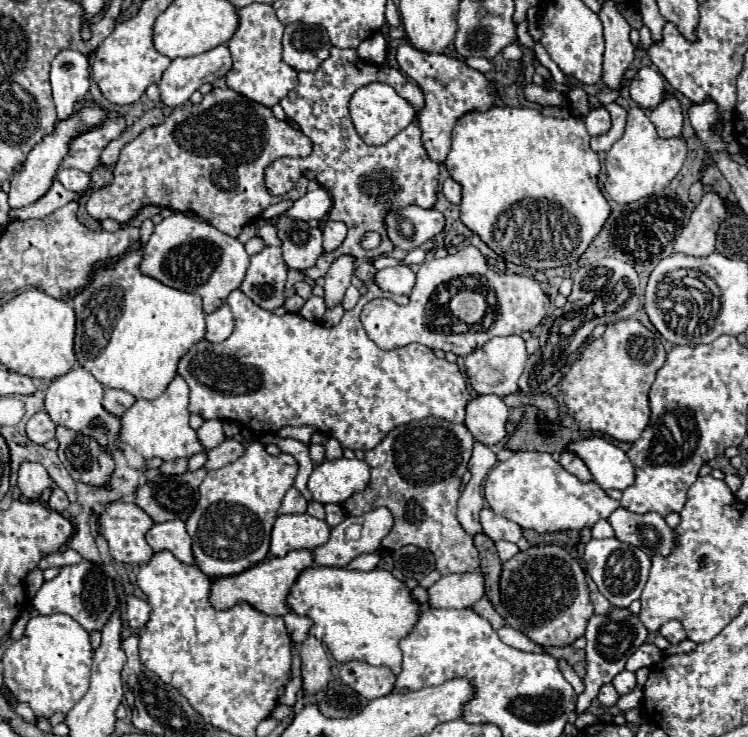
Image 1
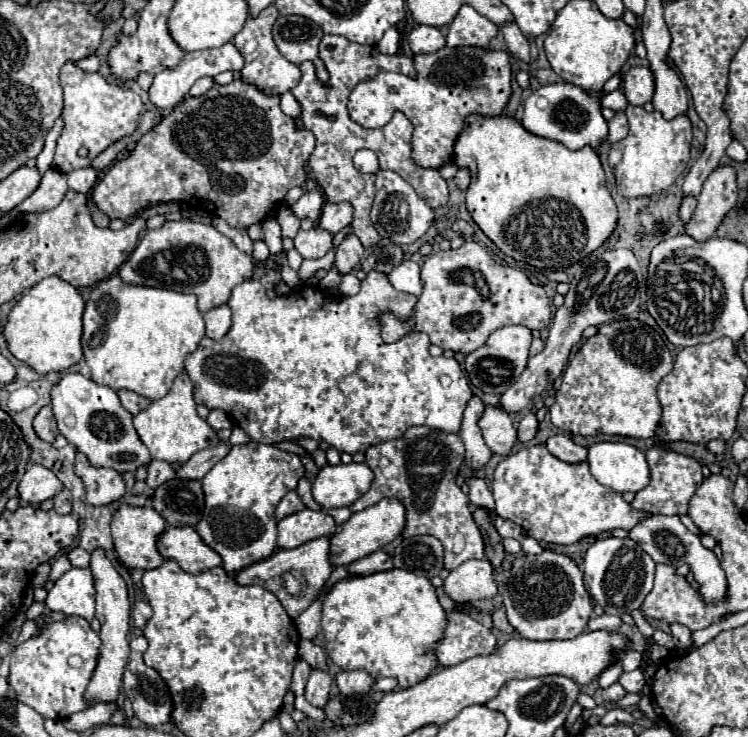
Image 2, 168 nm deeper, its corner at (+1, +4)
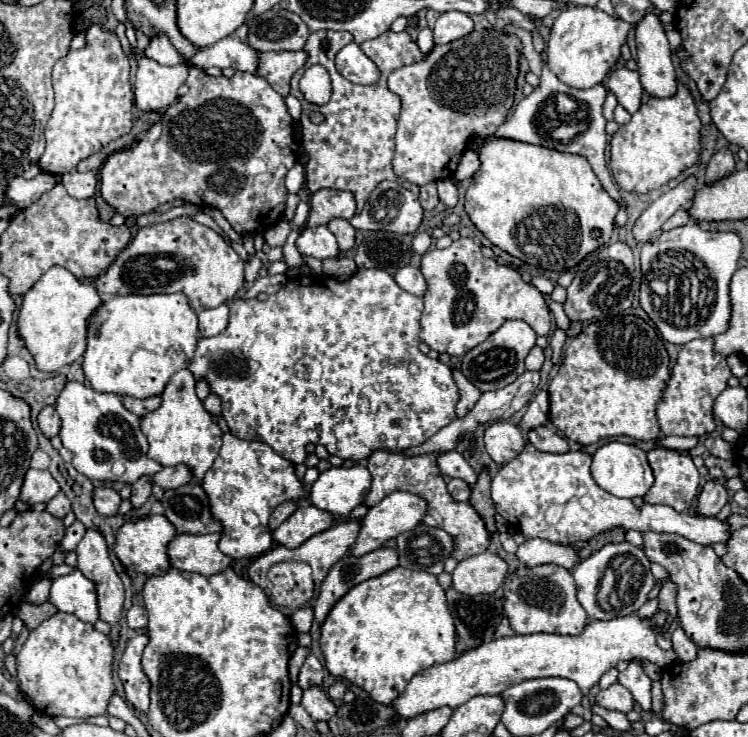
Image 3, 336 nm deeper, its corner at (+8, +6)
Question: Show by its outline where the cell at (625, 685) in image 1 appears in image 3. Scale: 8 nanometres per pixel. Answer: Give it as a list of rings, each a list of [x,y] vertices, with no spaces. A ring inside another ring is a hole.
[[[632,661],[628,665],[626,671],[620,673],[618,681],[634,695],[634,701],[644,709],[650,711],[650,687],[652,687],[652,679],[648,679],[648,675],[644,675],[640,663]]]

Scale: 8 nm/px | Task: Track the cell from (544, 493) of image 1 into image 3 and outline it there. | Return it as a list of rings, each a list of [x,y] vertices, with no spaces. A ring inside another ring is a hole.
[[[532,443],[512,459],[508,465],[500,467],[492,479],[492,501],[496,511],[524,537],[552,539],[554,543],[578,543],[588,541],[594,535],[612,529],[638,529],[656,533],[678,533],[700,545],[728,543],[732,529],[726,521],[716,517],[704,517],[694,513],[678,513],[668,505],[644,503],[642,511],[632,505],[630,499],[618,499],[598,487],[590,473],[592,455],[584,451],[568,453],[544,453]]]

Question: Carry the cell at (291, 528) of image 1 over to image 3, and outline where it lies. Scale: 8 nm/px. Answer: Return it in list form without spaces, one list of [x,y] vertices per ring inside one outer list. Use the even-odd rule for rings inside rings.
[[[300,505],[278,529],[272,531],[274,541],[284,547],[300,547],[306,539],[334,525],[334,515],[314,505]]]

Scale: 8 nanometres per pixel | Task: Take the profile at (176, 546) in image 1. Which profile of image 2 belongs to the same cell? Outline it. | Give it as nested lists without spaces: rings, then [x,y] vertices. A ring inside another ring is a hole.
[[[167,527],[157,537],[157,549],[163,559],[175,559],[187,573],[201,573],[203,569],[221,565],[221,557],[201,541],[201,537],[197,535],[197,531],[193,527]]]

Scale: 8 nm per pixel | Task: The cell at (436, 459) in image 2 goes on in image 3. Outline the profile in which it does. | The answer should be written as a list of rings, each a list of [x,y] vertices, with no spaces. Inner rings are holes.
[[[376,451],[376,453],[372,453],[368,457],[366,467],[368,467],[368,471],[372,473],[372,479],[374,479],[372,487],[370,487],[370,493],[368,493],[366,501],[364,501],[368,507],[380,503],[392,491],[418,493],[428,501],[428,513],[424,517],[424,525],[440,527],[440,529],[448,531],[456,539],[456,549],[454,549],[452,555],[458,561],[468,559],[468,557],[488,549],[490,533],[486,531],[486,525],[484,525],[482,517],[478,515],[476,509],[472,509],[470,503],[452,501],[452,497],[450,497],[450,493],[447,490],[447,484],[442,479],[438,467],[436,467],[436,457],[434,455],[404,457],[402,453],[396,453],[396,451]]]

